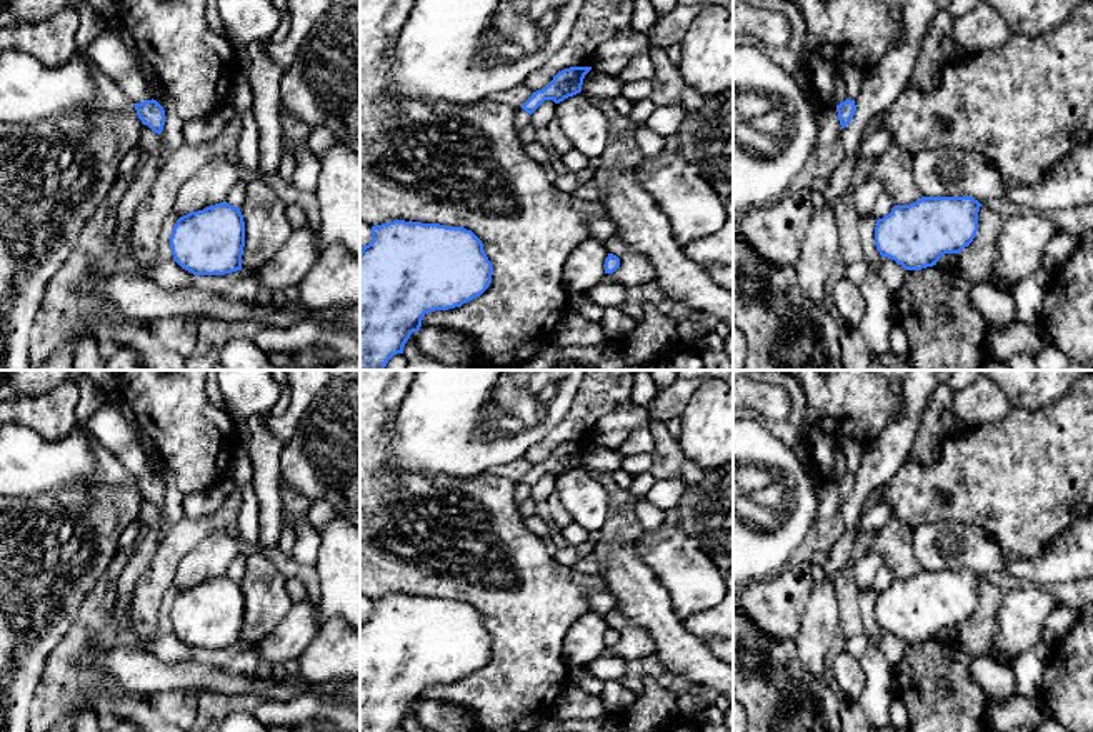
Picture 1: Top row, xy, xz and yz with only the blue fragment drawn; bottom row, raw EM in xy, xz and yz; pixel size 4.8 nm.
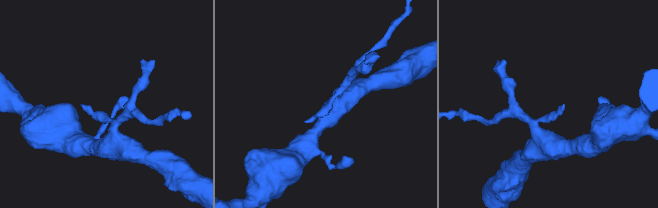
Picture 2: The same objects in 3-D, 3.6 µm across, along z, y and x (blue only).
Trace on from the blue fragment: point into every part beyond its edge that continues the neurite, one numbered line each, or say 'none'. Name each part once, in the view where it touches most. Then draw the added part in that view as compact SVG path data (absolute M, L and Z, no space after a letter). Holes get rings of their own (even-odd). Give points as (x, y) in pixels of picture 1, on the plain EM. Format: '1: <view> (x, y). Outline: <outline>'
none

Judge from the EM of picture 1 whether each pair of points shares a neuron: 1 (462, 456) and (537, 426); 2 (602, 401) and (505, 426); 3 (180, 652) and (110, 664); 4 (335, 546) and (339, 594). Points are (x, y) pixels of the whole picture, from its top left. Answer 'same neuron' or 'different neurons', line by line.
1: same neuron
2: different neurons
3: different neurons
4: same neuron

